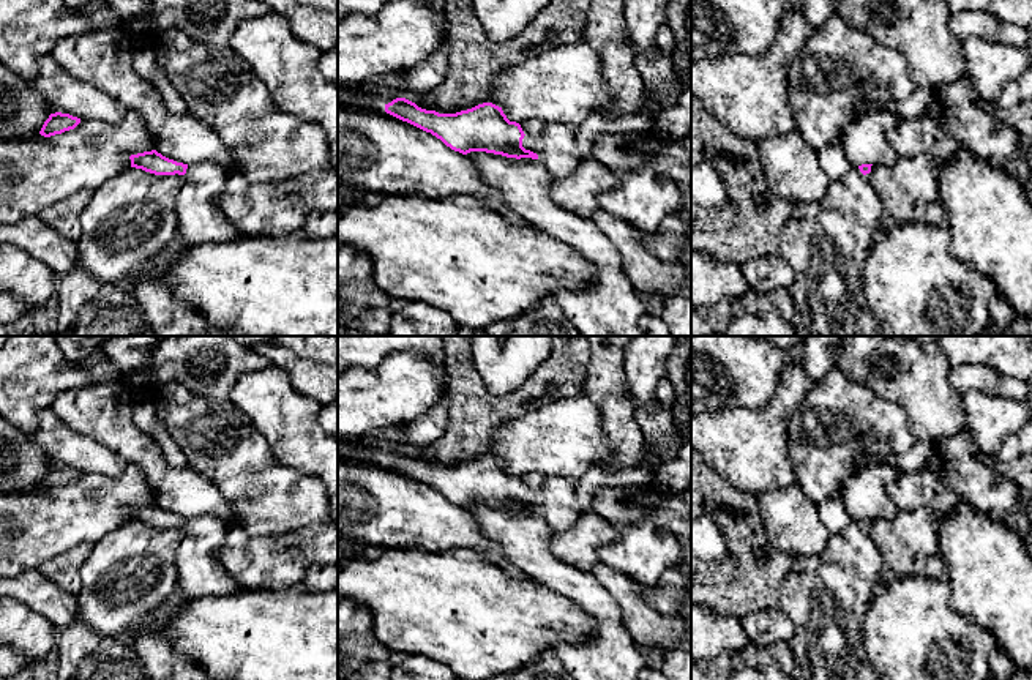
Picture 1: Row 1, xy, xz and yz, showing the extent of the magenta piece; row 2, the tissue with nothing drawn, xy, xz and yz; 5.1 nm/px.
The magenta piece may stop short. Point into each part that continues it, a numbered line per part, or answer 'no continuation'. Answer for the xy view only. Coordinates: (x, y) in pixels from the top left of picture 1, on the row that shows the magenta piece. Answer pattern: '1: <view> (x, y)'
1: xy (199, 218)

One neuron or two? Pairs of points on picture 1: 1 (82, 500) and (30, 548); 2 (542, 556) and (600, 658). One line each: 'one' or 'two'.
1: one
2: one

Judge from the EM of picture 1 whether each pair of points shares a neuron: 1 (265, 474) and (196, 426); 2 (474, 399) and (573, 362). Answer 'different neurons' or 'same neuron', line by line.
1: same neuron
2: same neuron

